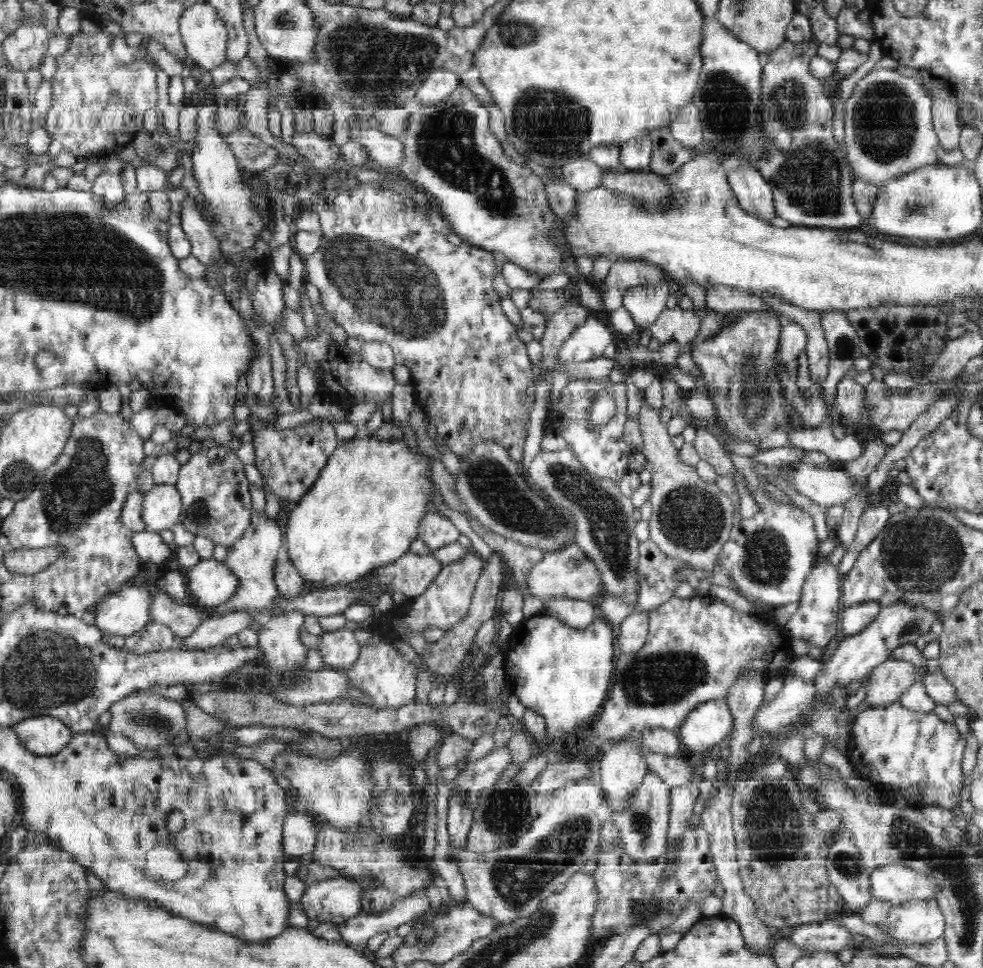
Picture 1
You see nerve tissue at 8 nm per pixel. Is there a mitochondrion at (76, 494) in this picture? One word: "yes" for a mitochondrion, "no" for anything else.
yes

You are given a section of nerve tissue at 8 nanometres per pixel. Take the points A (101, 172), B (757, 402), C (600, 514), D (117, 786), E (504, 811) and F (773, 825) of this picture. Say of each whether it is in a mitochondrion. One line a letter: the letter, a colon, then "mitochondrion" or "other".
A: other
B: mitochondrion
C: mitochondrion
D: other
E: mitochondrion
F: mitochondrion

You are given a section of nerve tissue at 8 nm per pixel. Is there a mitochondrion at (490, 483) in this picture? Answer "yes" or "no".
yes

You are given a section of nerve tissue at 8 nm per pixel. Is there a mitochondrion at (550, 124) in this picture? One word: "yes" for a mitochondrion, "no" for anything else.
yes

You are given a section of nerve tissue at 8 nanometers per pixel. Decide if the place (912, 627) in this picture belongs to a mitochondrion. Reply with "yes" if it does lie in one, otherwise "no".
yes

